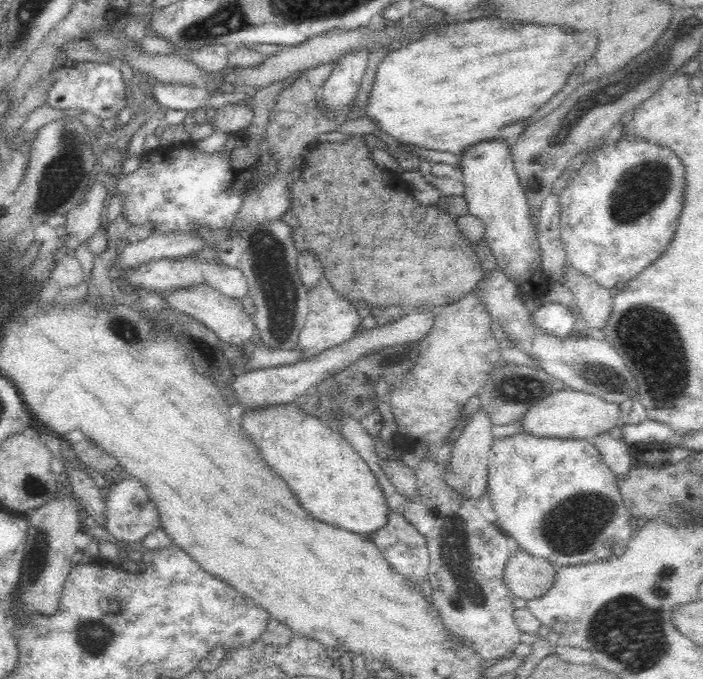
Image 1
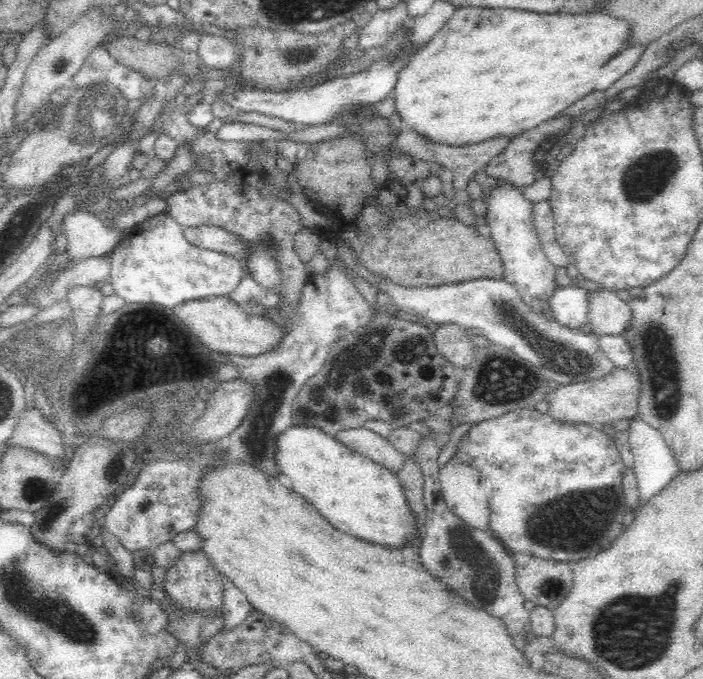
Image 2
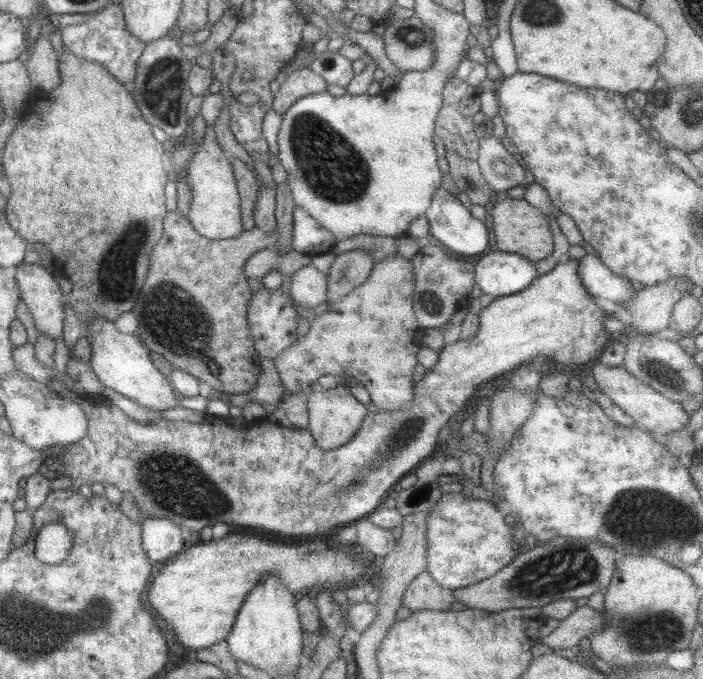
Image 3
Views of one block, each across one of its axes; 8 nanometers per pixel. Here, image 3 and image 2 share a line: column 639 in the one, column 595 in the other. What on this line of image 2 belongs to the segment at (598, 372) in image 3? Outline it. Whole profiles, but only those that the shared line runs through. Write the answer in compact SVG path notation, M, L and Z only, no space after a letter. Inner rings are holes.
M632 364L629 368L614 367L608 376L600 380L552 386L546 394L550 403L548 413L556 418L557 422L590 424L593 427L610 425L620 420L632 420L638 412L640 392L640 376Z

